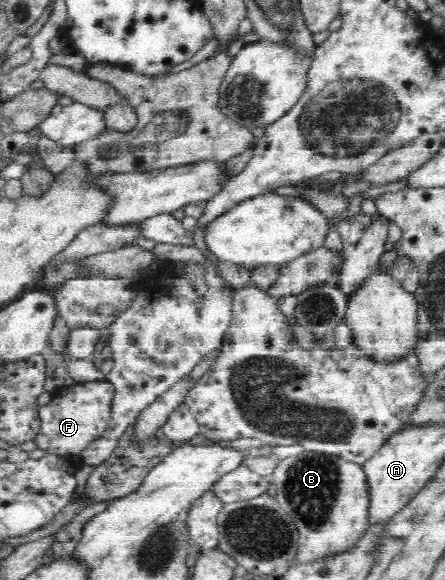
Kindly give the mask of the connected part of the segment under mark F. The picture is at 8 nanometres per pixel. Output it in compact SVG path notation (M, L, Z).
M106 380L79 383L79 386L72 385L57 390L52 395L51 402L39 409L40 429L33 440L37 450L43 450L45 455L79 456L91 442L101 438L107 430L112 415L112 402L116 395L115 388L112 388L110 382Z

